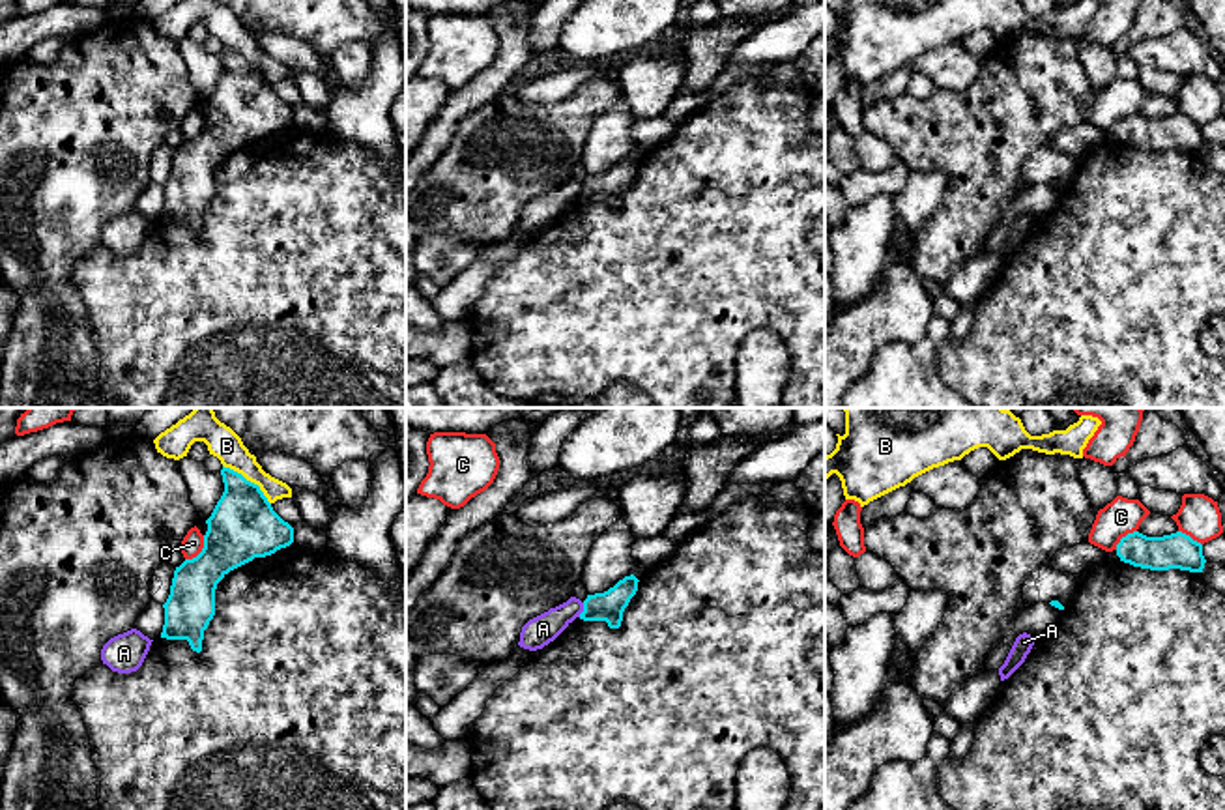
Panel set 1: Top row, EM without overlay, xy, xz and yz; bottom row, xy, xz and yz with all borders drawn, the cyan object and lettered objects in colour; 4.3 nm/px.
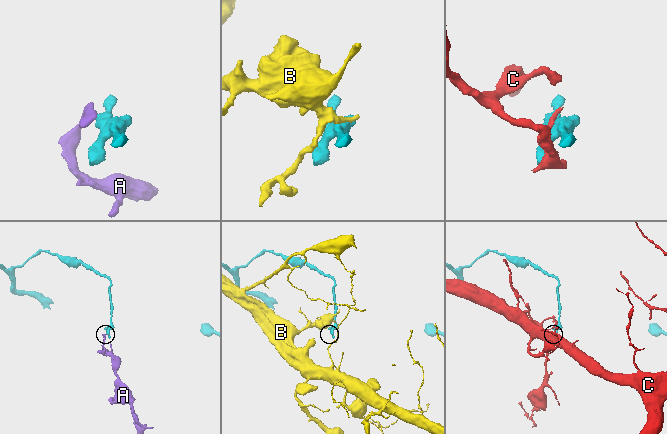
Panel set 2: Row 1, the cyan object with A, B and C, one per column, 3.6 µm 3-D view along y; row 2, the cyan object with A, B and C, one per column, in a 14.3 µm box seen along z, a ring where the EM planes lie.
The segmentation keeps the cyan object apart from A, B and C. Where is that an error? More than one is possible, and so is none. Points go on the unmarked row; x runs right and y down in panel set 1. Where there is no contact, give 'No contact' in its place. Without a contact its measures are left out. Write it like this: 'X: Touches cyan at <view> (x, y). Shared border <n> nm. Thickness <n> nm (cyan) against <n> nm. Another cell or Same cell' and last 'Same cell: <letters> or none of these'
A: Touches cyan at xz (584, 191). Shared border 70 nm. Thickness 130 nm (cyan) against 130 nm. Another cell
B: Touches cyan at xy (249, 62). Shared border 260 nm. Thickness 280 nm (cyan) against 140 nm. Another cell
C: Touches cyan at xy (202, 131). Shared border 140 nm. Thickness 280 nm (cyan) against 90 nm. Another cell
Same cell: none of these

